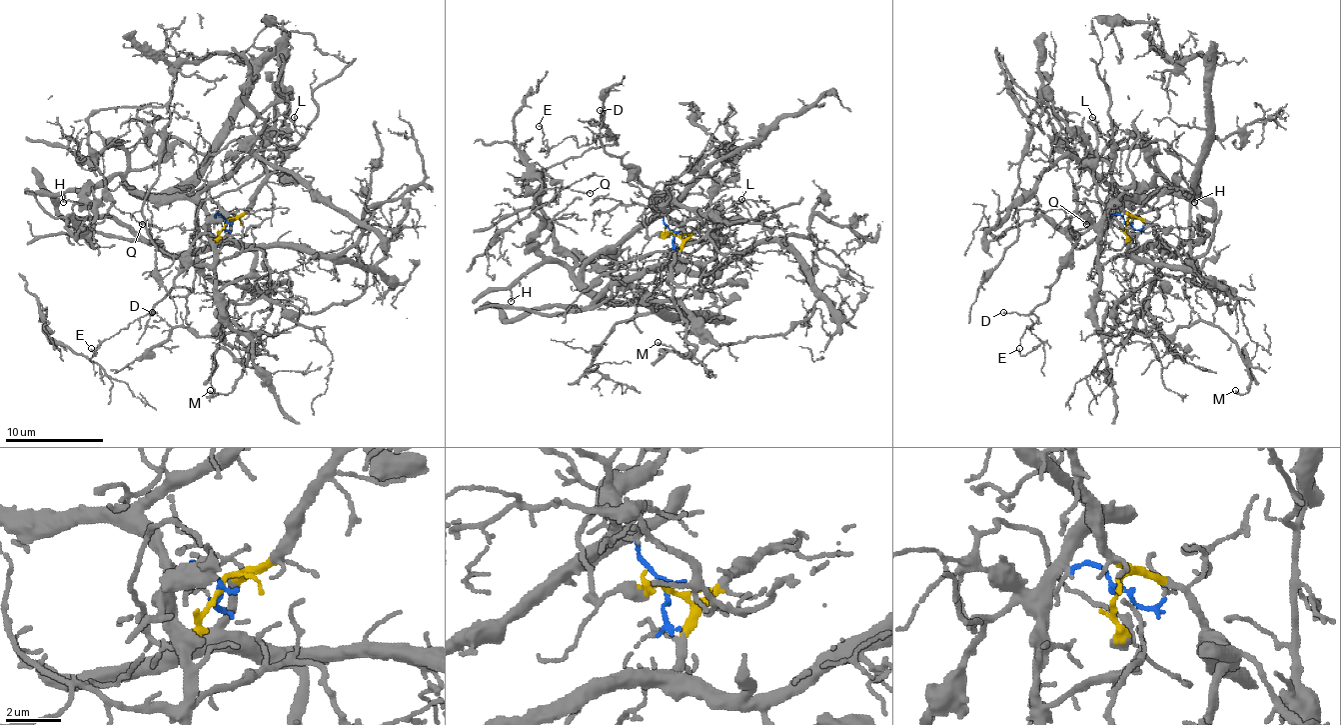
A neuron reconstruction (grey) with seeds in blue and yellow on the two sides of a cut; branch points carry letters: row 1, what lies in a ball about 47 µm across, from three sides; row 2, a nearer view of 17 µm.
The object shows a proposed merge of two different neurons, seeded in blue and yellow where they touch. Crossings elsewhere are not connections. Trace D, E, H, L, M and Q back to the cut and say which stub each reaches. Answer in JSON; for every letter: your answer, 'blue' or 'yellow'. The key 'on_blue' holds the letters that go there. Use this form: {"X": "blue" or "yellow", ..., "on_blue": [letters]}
{"D": "blue", "E": "blue", "H": "blue", "L": "yellow", "M": "yellow", "Q": "blue", "on_blue": ["D", "E", "H", "Q"]}

